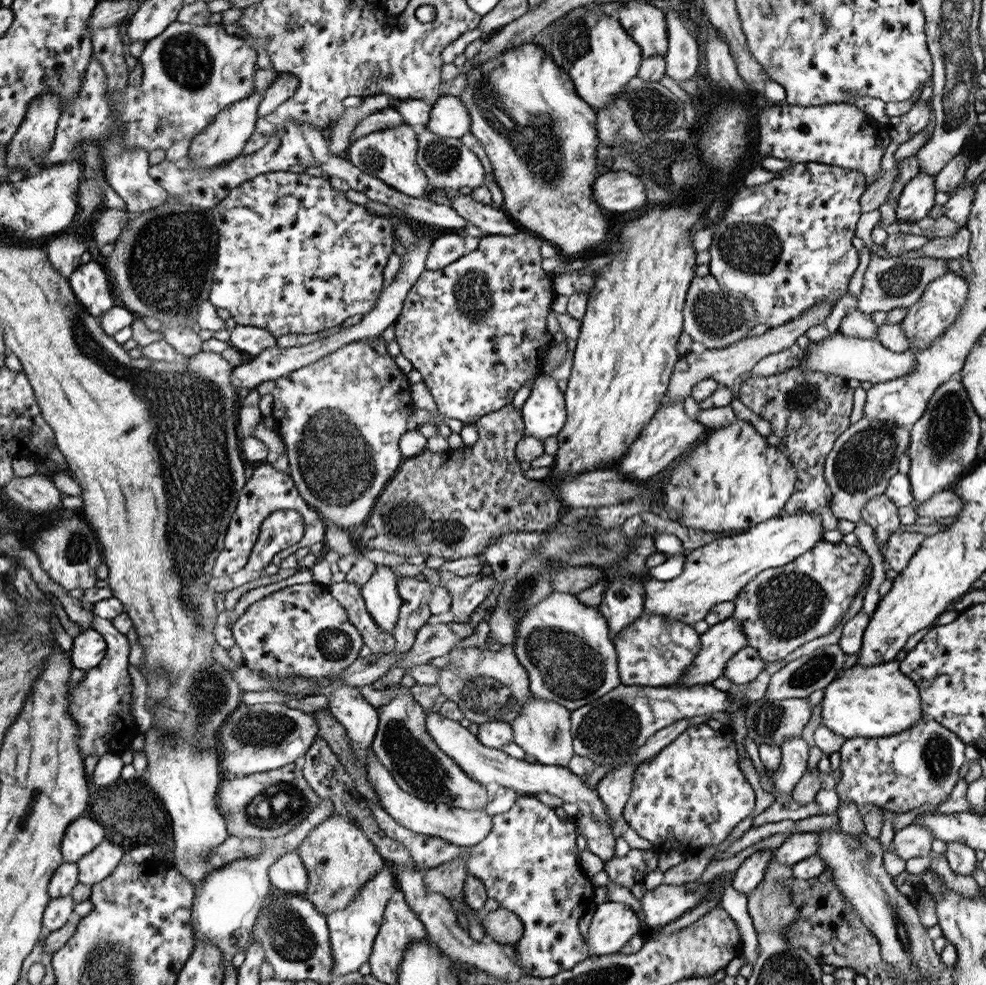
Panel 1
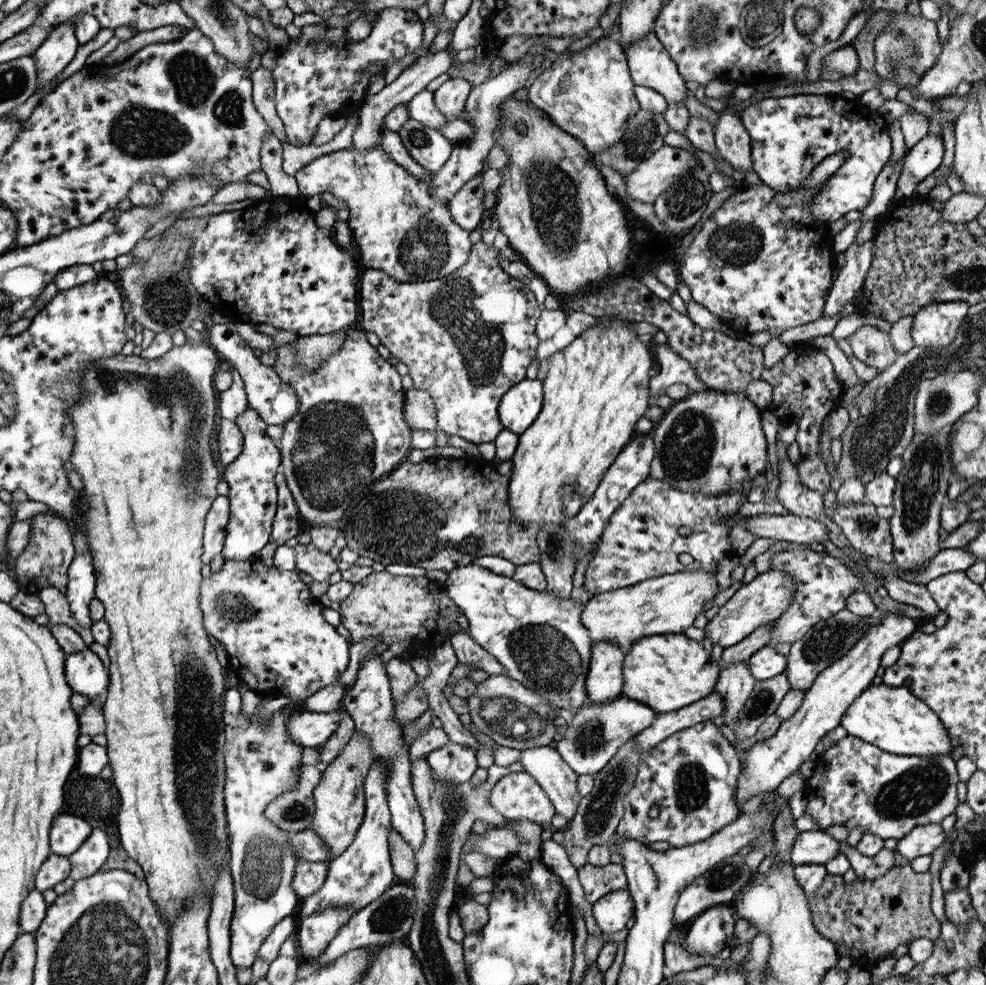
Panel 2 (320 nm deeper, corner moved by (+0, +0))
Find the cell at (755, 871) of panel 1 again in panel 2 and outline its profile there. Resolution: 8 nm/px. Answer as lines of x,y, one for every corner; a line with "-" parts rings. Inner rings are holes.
729,904
716,905
699,914
687,925
685,946
697,952
716,955
733,939
736,916

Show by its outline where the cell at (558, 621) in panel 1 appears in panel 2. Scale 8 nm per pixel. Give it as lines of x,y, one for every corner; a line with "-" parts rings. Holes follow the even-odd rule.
470,563
466,566
455,568
452,572
448,573
448,578
444,584
445,591
452,599
452,602
456,603
462,609
463,614
468,618
468,635
477,643
482,646
482,649
486,650
489,654
492,654
496,661
502,664
507,670
507,676
518,680
521,684
524,684
530,691
536,692
543,698
546,698
548,704
552,704
554,707
564,709
568,715
577,713
587,701
586,699
586,684
588,684
588,671
590,667
590,660
592,660
592,641
590,641
590,633
588,629
582,625
582,609
583,604
577,603
574,599
559,598
554,596
553,592
545,592
545,590
538,591
532,588
528,588
521,582
515,581
513,578
502,576
480,566
478,563

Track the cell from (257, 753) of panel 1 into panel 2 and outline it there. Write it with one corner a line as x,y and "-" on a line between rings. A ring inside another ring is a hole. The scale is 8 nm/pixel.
292,711
287,722
290,738
303,748
318,748
340,728
343,713

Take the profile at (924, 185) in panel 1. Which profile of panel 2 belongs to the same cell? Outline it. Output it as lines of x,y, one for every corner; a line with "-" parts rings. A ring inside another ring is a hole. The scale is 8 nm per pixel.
936,134
924,136
903,159
895,198
901,200
912,198
919,183
940,168
944,153
945,147
940,137

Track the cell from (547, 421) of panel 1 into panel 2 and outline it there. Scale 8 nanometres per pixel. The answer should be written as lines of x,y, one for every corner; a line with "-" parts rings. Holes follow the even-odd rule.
524,379
517,382
500,399
498,419
504,429
521,435
542,412
543,382

